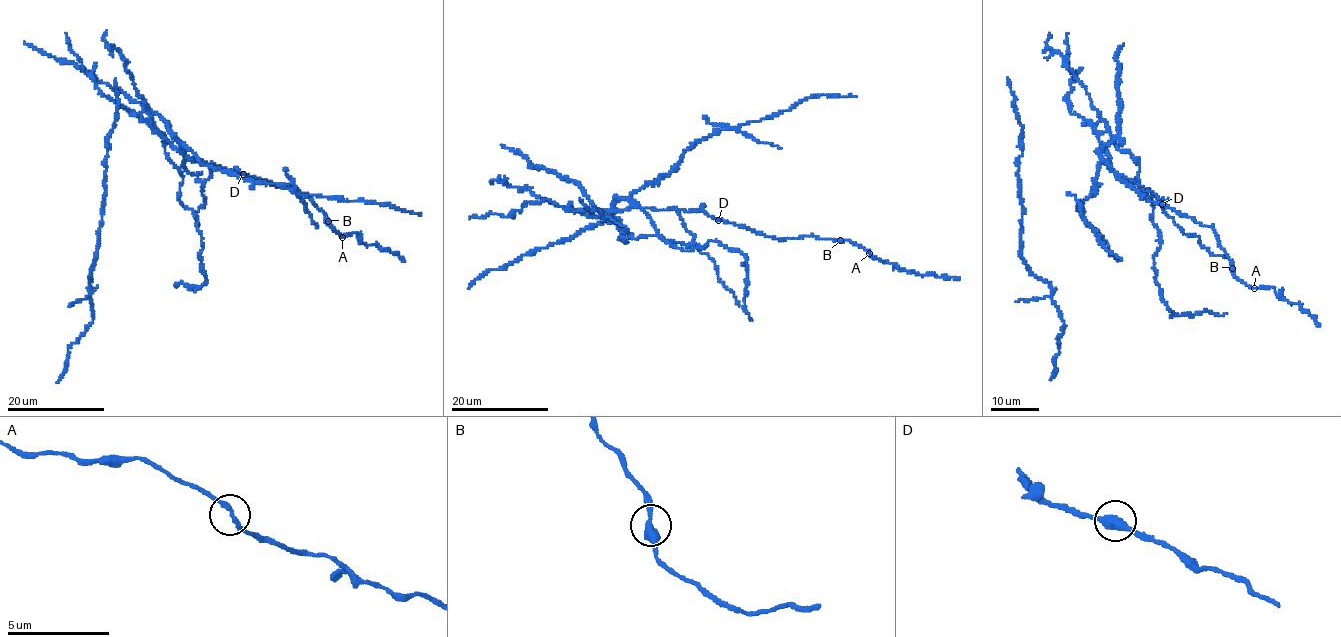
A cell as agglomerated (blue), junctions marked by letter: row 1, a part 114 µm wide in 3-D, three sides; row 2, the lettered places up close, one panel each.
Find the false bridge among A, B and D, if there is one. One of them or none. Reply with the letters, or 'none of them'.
D

